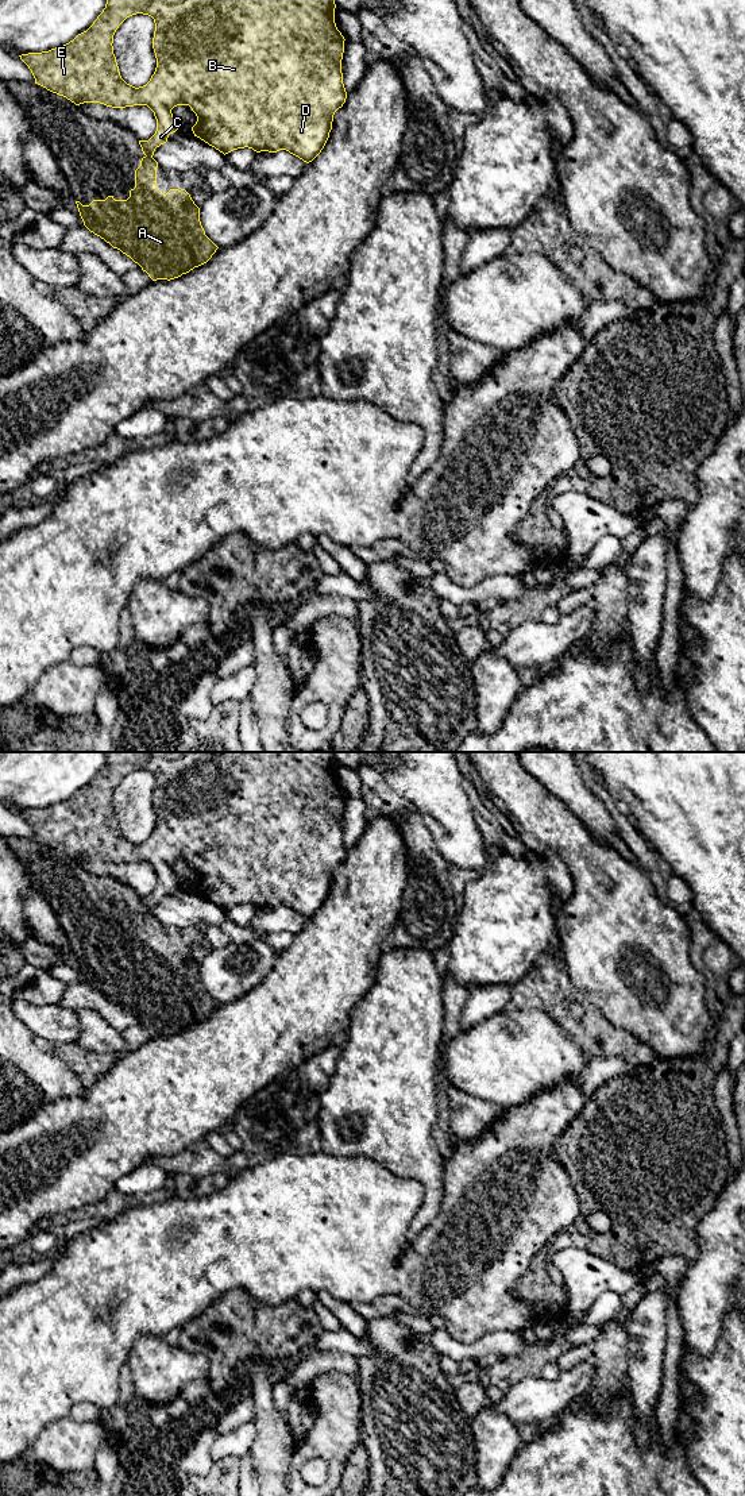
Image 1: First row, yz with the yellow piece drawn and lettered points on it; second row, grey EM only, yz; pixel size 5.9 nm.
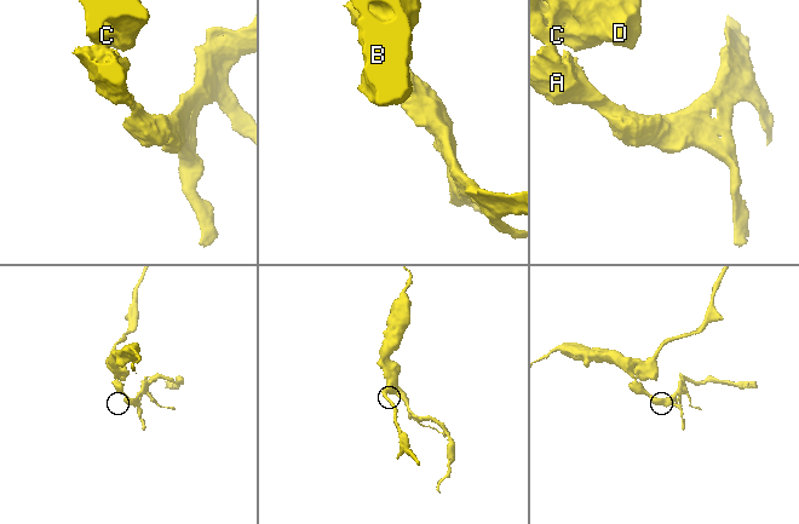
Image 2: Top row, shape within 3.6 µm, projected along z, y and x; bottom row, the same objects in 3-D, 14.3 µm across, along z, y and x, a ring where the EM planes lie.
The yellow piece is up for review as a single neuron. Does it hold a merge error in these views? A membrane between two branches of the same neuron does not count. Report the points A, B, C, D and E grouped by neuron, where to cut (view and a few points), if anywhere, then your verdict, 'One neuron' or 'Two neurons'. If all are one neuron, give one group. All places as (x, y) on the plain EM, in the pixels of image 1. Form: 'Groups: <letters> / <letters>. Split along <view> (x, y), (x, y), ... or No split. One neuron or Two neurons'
Groups: A / B C D E. Split along yz (146, 912), (151, 914). Two neurons

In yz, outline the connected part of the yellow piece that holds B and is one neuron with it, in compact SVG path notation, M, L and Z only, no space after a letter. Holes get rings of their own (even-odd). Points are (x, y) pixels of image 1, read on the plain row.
M108 752L105 764L93 780L73 797L49 807L19 813L31 826L35 840L76 861L147 861L157 875L155 890L148 897L139 897L147 914L153 914L155 905L178 886L180 880L171 865L177 861L189 861L197 872L192 883L194 892L224 911L244 903L256 909L286 906L309 919L324 905L333 871L347 855L341 829L346 795L336 783L335 764L332 752ZM136 770L154 775L153 805L157 814L154 830L139 844L121 834L112 802L119 782Z

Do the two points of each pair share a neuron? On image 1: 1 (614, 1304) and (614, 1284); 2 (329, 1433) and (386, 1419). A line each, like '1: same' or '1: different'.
1: different
2: different

